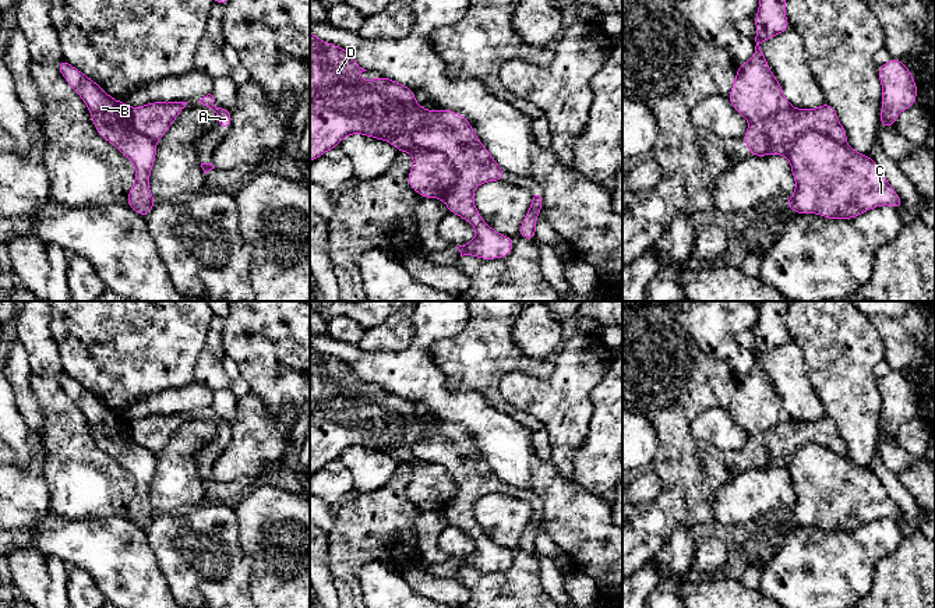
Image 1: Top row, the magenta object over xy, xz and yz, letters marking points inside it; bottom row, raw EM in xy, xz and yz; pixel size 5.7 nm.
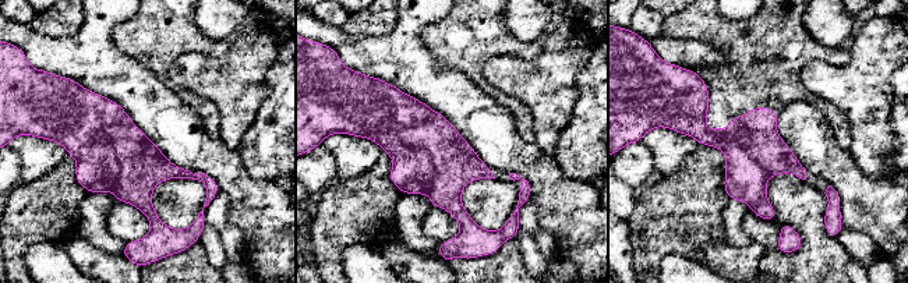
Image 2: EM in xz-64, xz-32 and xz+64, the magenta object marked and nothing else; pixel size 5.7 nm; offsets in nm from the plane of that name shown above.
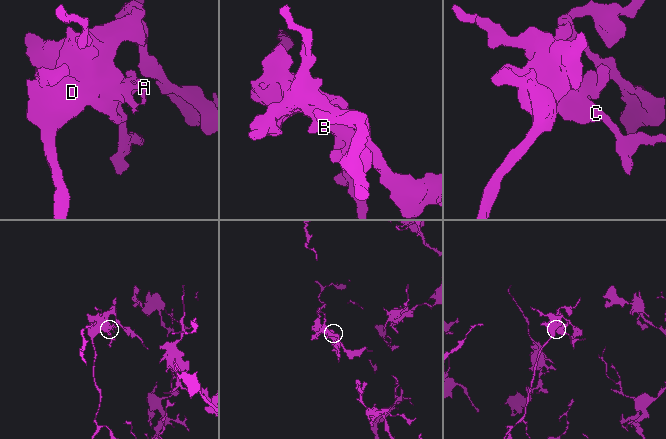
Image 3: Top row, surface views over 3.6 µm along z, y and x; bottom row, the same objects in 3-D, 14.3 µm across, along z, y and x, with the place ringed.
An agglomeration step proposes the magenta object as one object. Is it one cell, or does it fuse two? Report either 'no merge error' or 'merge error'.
merge error

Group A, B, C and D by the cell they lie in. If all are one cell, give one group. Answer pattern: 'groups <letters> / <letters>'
groups A / B C D

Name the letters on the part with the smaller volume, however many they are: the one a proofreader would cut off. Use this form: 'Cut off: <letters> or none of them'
Cut off: A

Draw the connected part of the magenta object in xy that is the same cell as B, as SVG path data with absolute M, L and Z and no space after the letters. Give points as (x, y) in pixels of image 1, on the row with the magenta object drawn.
M64 59L56 66L87 105L98 134L133 162L135 181L128 191L127 204L130 209L147 218L156 202L149 191L151 170L156 159L156 142L134 130L130 121L131 107L126 102L113 99L99 84Z

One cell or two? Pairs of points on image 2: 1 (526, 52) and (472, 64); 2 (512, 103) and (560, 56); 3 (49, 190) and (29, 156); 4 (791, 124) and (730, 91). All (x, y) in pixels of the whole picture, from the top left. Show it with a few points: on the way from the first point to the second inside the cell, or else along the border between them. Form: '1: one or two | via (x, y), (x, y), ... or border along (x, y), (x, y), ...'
1: one | via (512, 48), (488, 48), (486, 50)
2: two | border along (488, 82), (518, 98), (529, 109), (534, 127)
3: two | border along (67, 156), (53, 169), (24, 184)
4: two | border along (804, 99), (778, 112), (777, 133), (791, 148)

